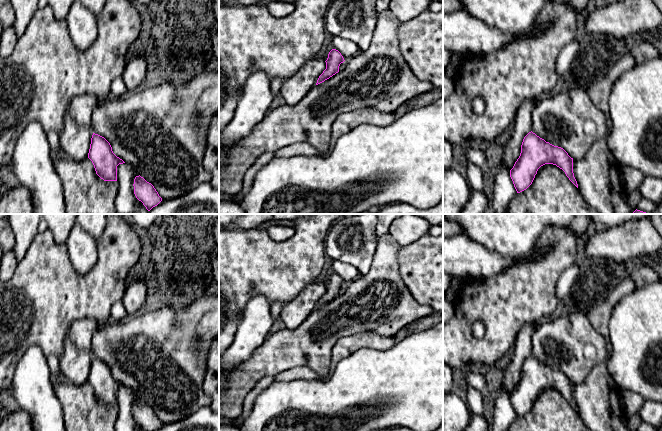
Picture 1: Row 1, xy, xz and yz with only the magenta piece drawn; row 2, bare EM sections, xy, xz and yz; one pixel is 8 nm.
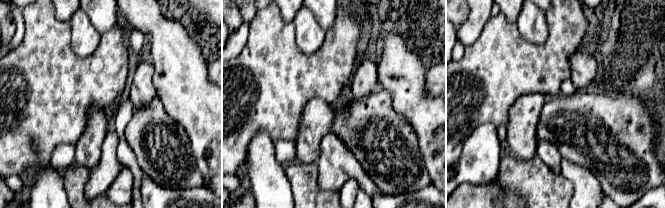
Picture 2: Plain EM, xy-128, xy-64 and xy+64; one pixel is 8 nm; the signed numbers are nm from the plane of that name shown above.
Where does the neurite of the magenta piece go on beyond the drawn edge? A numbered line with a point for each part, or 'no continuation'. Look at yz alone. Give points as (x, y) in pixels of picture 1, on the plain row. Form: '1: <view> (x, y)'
1: yz (569, 344)

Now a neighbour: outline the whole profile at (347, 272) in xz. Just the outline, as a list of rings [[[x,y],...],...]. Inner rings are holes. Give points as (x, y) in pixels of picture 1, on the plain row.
[[[334,260],[332,262],[331,268],[333,273],[336,273],[341,277],[345,285],[347,285],[360,275],[356,267],[348,263],[343,263],[341,261]]]

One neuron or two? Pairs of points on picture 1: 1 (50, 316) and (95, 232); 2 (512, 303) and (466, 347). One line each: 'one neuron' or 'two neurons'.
1: two neurons
2: one neuron

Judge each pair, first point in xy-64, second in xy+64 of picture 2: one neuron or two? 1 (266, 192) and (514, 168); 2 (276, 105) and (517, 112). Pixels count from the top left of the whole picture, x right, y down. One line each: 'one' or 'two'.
1: two
2: two

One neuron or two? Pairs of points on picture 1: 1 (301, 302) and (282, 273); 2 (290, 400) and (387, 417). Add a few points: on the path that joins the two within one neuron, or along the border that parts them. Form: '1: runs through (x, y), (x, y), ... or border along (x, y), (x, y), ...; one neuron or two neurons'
1: border along (314, 281), (307, 284), (283, 306); two neurons
2: runs through (319, 400), (354, 400), (358, 397), (379, 397); one neuron

